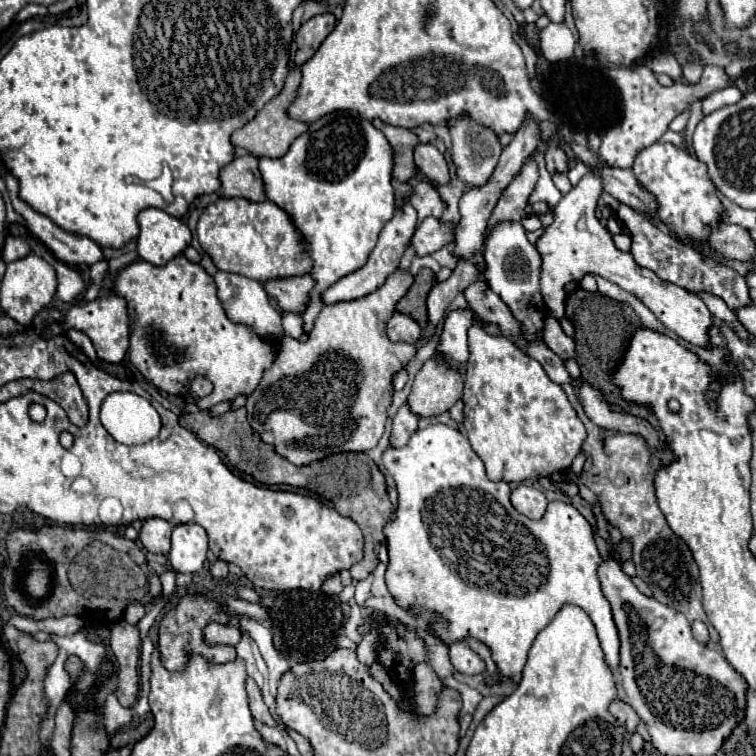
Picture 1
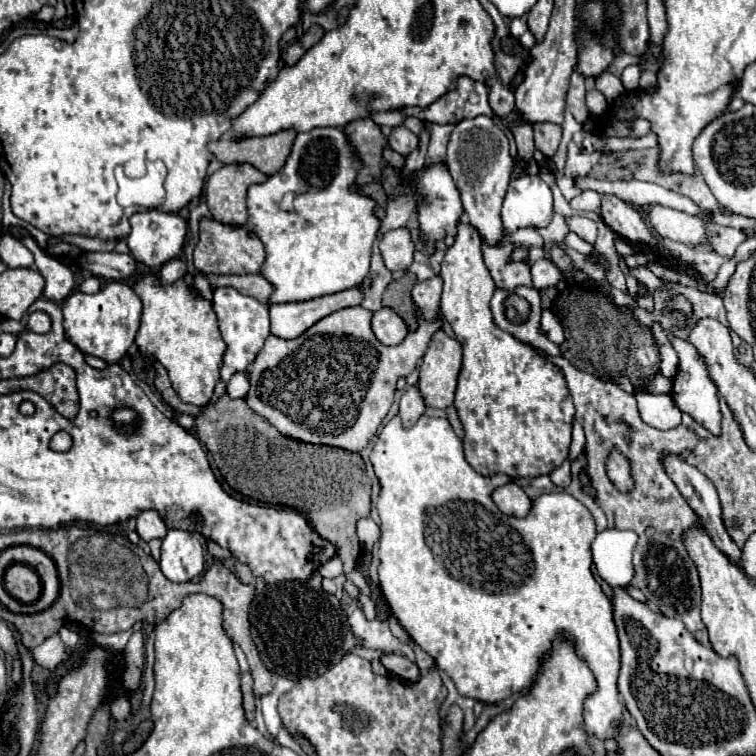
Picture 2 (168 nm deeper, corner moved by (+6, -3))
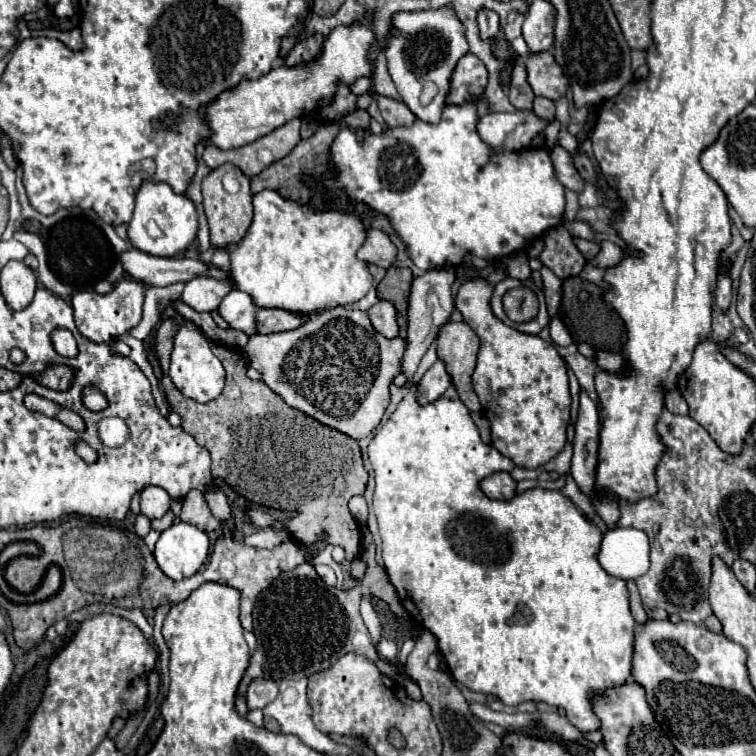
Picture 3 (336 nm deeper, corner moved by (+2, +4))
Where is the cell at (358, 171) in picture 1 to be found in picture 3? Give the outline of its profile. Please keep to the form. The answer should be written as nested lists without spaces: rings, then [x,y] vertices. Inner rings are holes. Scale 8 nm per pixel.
[[[273,189],[259,191],[253,197],[253,207],[253,223],[247,235],[237,243],[237,247],[229,249],[229,255],[235,287],[249,293],[257,307],[279,307],[303,315],[313,315],[337,305],[359,301],[371,289],[373,277],[369,273],[369,263],[357,257],[357,251],[367,239],[367,231],[363,221],[355,213],[347,213],[341,209],[317,211],[305,203],[285,199],[279,191]]]

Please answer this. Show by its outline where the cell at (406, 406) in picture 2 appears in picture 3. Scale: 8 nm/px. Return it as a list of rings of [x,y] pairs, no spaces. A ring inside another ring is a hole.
[[[437,361],[417,383],[417,401],[421,405],[431,403],[431,401],[439,399],[449,385],[451,385],[451,379],[445,371],[445,365],[441,361]]]

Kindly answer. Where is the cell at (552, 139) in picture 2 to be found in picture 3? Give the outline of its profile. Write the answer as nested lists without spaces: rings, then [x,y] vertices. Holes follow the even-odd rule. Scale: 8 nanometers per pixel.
[[[535,97],[533,113],[543,121],[553,121],[555,119],[555,103],[545,97]]]

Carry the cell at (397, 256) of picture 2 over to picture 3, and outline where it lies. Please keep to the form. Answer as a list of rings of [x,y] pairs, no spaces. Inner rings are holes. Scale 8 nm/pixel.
[[[369,229],[367,241],[359,249],[357,257],[363,259],[363,261],[367,261],[367,263],[375,263],[375,265],[387,269],[397,259],[397,247],[387,237],[387,233],[383,233],[381,229]]]

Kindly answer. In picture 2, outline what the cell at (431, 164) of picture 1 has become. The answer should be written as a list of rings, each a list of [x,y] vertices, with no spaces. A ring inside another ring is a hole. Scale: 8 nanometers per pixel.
[[[397,126],[397,128],[393,128],[393,132],[389,134],[387,144],[389,144],[395,152],[399,152],[401,156],[407,156],[413,148],[417,148],[419,138],[417,138],[411,130],[407,130],[405,126]]]

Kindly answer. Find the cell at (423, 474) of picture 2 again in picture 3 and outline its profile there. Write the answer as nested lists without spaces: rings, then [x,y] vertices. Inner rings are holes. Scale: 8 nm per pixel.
[[[415,387],[403,397],[397,405],[395,413],[387,419],[383,427],[377,429],[371,445],[369,445],[369,461],[375,469],[375,495],[373,509],[379,521],[379,533],[383,541],[383,561],[389,581],[397,589],[397,595],[403,605],[411,605],[413,617],[429,629],[437,637],[439,651],[443,653],[447,667],[455,681],[465,685],[469,691],[485,693],[497,697],[505,705],[519,705],[523,701],[543,701],[553,707],[563,707],[567,711],[567,719],[583,733],[597,731],[601,727],[599,717],[593,711],[595,699],[603,697],[609,687],[621,687],[631,677],[631,657],[633,657],[633,633],[635,621],[629,611],[629,591],[625,581],[609,575],[597,561],[597,551],[601,543],[601,529],[585,517],[585,513],[561,491],[551,489],[529,489],[529,493],[515,495],[511,501],[493,501],[481,491],[481,479],[503,471],[513,469],[513,461],[505,459],[497,449],[485,445],[479,437],[475,423],[471,421],[469,409],[459,401],[437,399],[425,407],[421,407],[415,399]]]

